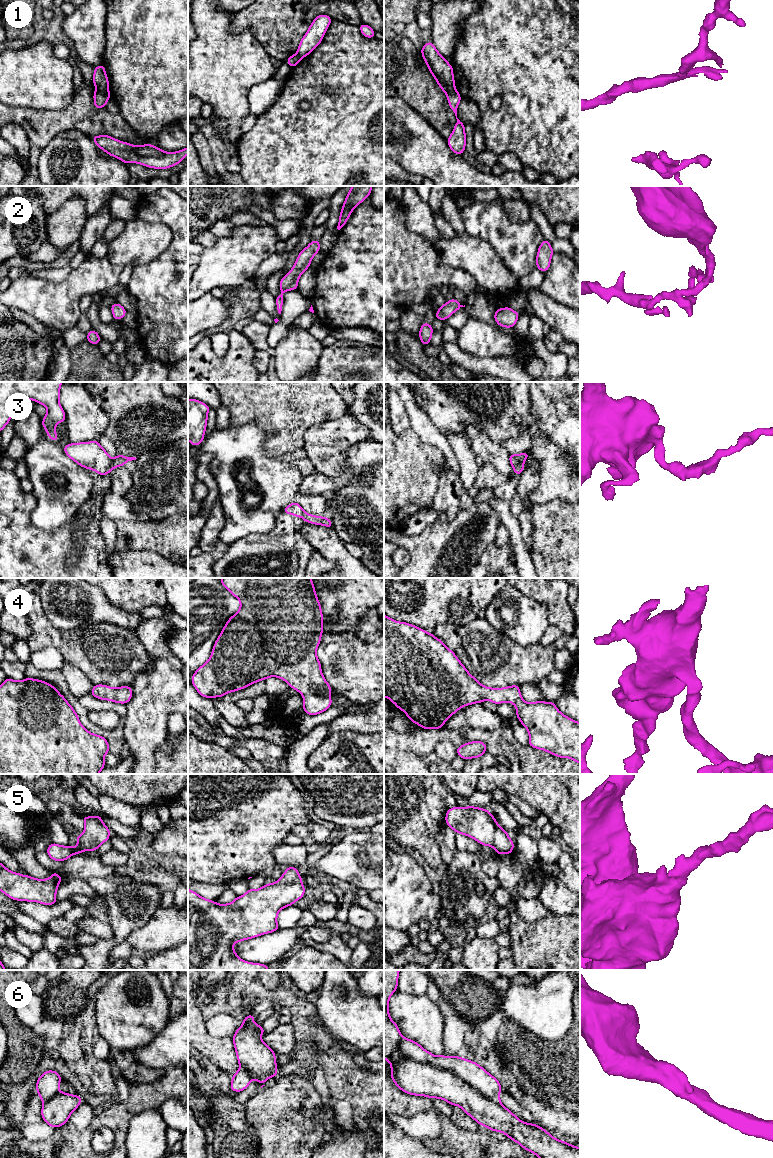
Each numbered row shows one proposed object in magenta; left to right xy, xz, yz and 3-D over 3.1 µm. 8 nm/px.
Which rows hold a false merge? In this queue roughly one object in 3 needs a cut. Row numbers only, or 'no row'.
1, 3, 6

